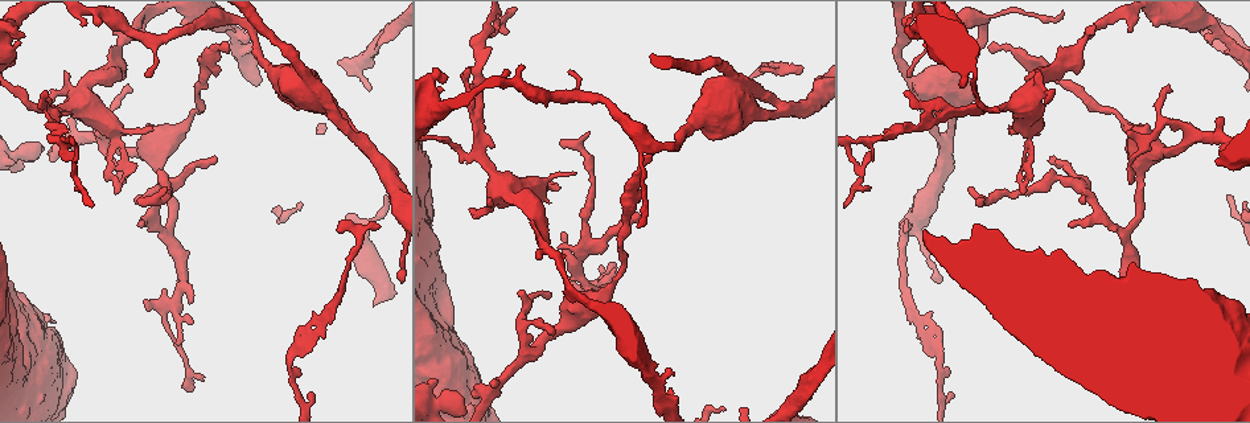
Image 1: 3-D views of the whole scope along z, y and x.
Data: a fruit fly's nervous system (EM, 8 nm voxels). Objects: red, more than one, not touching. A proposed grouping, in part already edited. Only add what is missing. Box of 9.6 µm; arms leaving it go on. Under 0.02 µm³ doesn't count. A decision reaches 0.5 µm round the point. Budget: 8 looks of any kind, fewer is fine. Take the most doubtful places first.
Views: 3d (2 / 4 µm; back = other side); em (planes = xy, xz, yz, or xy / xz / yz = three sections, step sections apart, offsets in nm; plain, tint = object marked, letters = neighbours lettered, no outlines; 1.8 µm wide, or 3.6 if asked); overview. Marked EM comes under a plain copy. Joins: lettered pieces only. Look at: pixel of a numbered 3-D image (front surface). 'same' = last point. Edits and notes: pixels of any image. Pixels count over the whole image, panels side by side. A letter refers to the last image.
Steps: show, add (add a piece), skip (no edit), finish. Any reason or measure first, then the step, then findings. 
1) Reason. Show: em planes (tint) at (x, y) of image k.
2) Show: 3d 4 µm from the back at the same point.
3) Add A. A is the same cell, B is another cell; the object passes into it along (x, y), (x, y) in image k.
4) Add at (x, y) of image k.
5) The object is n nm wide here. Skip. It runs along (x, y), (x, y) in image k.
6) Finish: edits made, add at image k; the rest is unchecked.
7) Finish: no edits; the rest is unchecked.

Branch stops here. Show: em planes (tint) at (800, 66) of image 1.

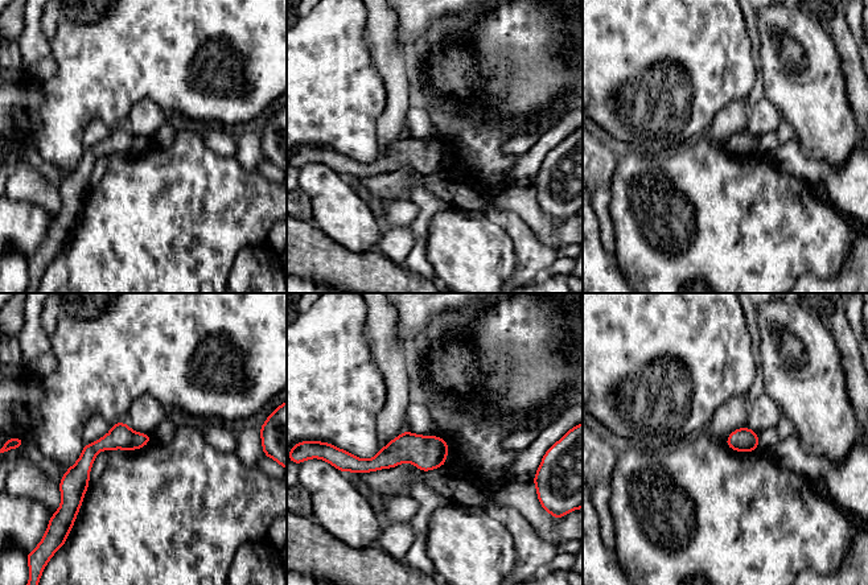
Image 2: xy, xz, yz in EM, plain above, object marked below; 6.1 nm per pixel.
Show: em planes (letters) at the same point.

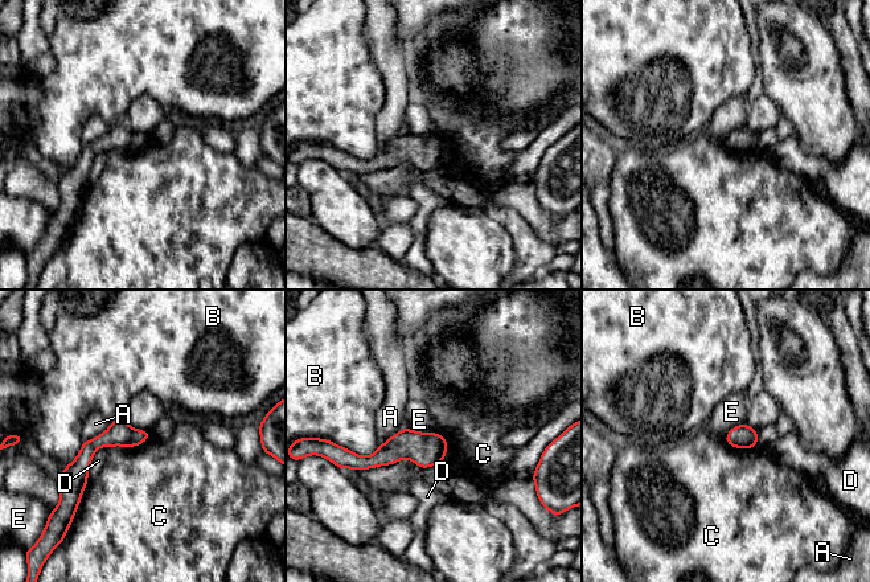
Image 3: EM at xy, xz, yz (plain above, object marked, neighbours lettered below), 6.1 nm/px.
The object is 150 nm wide here. Skip. A, B, C, D and E are other cells; it runs along (443, 443), (357, 458) in image 3; none of them fits.

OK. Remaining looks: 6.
Branch stops here. Show: 3d 4 µm at (949, 397) of image 1.

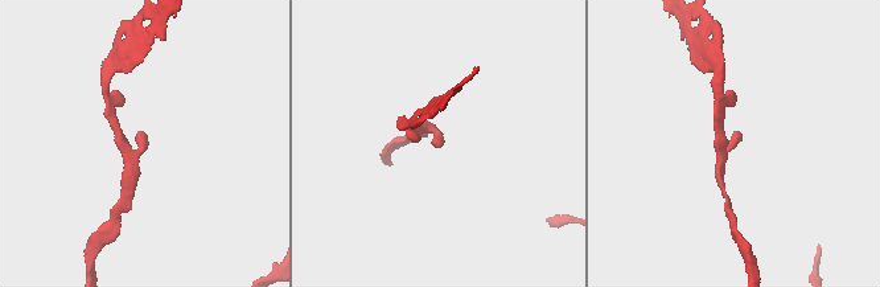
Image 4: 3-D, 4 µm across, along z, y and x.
Show: em xz step 16 (tint) at (434, 143) of image 4.

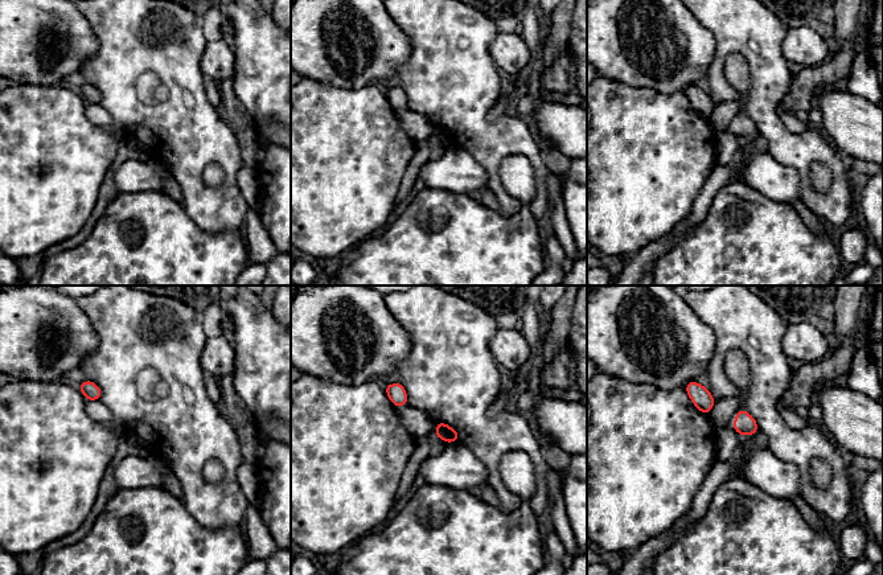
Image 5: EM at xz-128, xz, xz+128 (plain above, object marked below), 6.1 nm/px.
Cut it another way. Show: em planes (letters) at the same point.

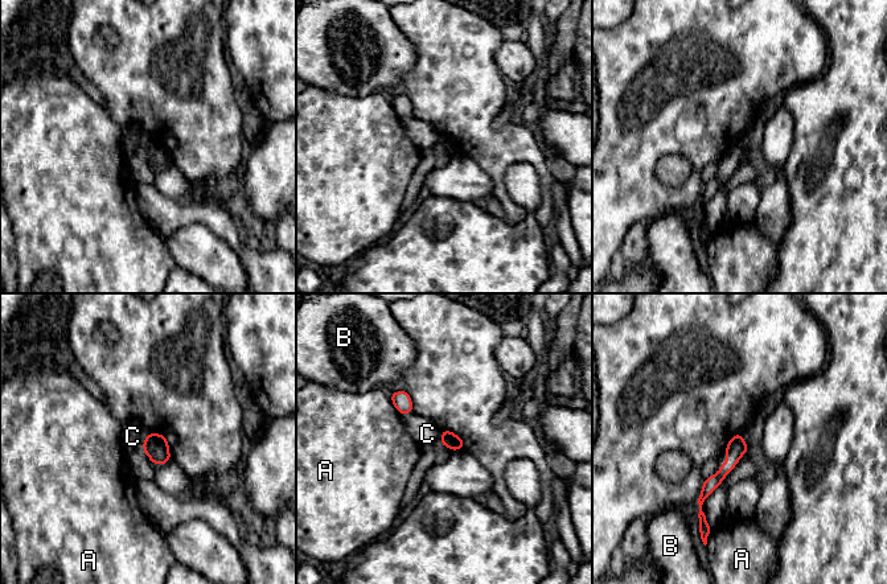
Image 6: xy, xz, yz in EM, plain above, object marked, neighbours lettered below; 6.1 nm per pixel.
The object is 100 nm wide here. Skip. A, B and C are other cells; no lettered piece goes on from it.

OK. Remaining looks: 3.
End of a long branch. Show: 3d 2 µm at (224, 43) of image 1.

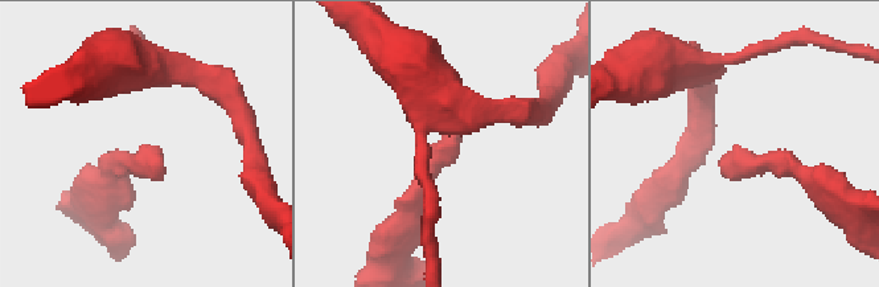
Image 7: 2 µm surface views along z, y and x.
Show: em planes (letters) at (457, 142) of image 7.

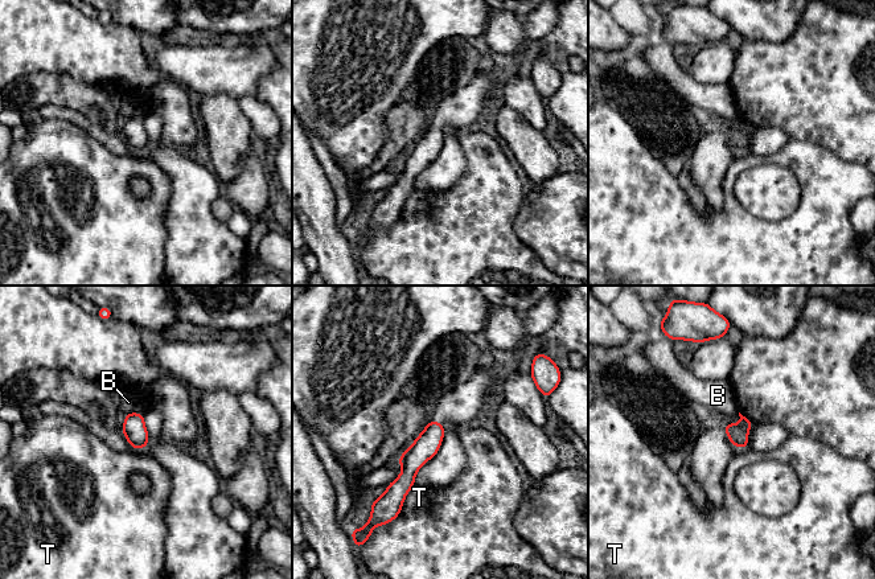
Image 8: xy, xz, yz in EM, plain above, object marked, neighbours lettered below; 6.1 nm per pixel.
The longest contact is with T, 200 nm. Skip. B and T are other cells; it runs along (435, 424), (411, 460), (399, 501) in image 8; no lettered piece goes on from it.

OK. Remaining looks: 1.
Finish: no edits; the rest is unchecked.

